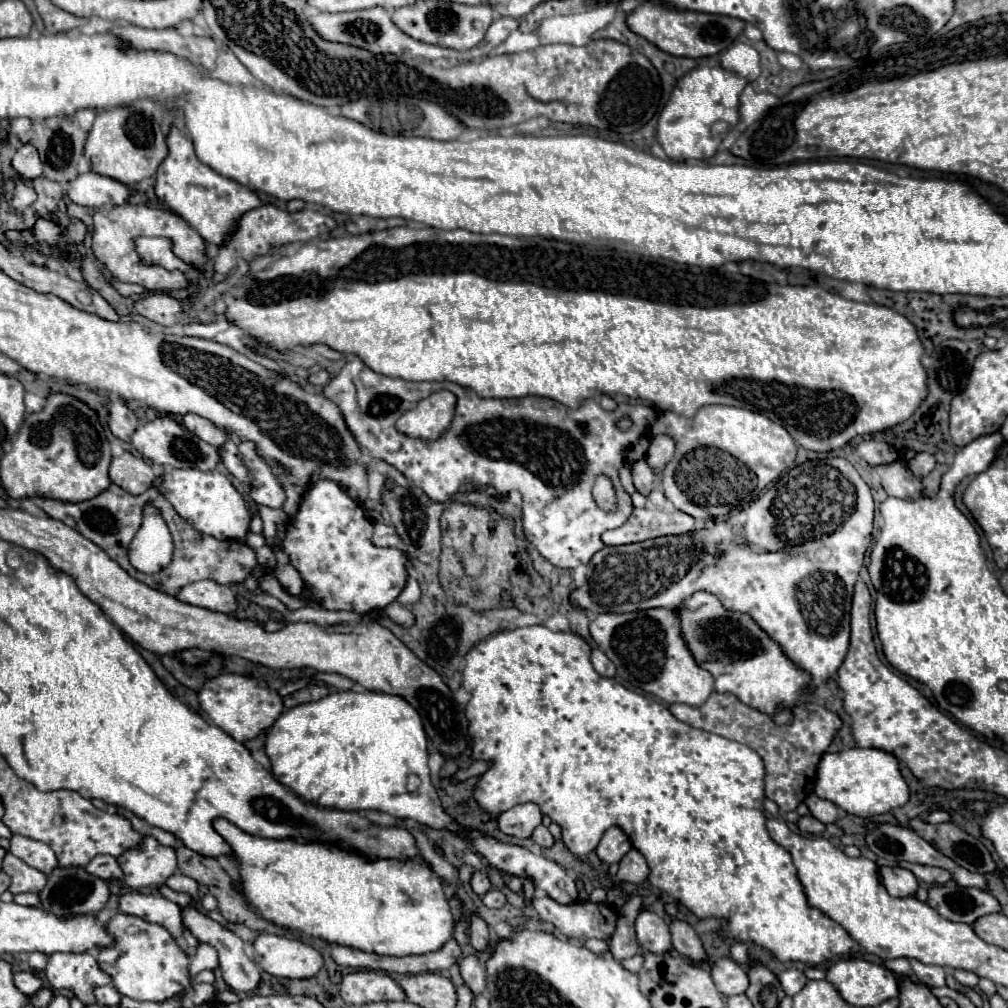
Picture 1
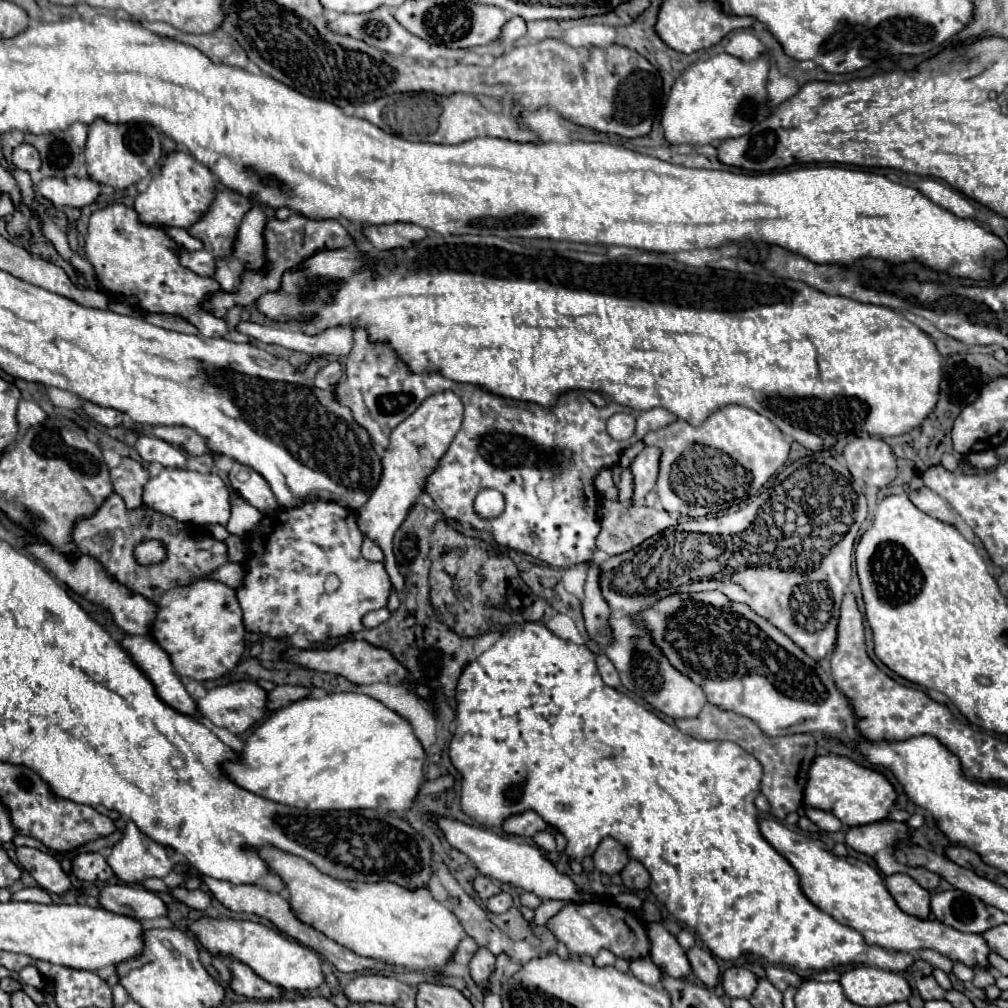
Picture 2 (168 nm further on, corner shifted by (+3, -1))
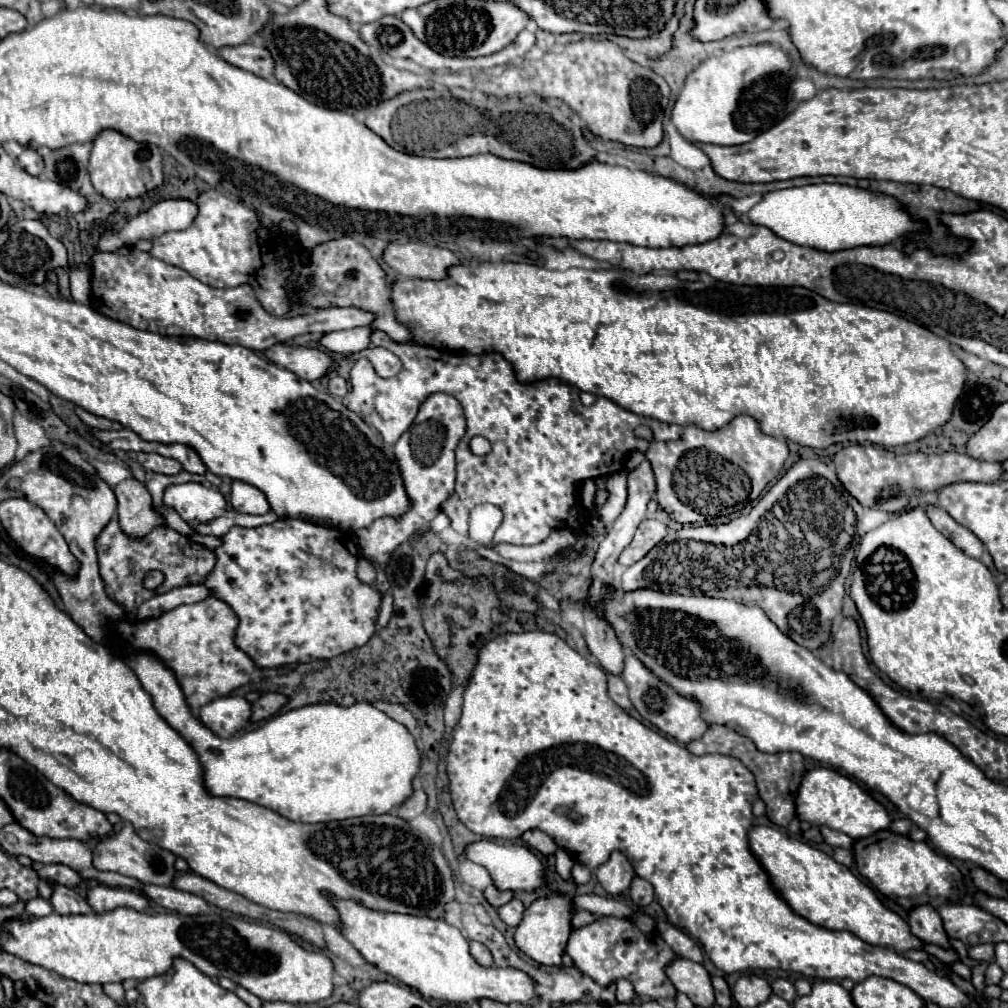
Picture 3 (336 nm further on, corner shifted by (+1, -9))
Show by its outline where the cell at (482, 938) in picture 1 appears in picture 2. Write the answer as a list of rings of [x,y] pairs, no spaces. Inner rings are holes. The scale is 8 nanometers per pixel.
[[[481,946],[481,948],[475,952],[475,956],[473,956],[473,960],[471,960],[469,966],[471,966],[471,976],[473,976],[473,980],[483,988],[485,982],[487,982],[487,978],[489,978],[489,974],[491,974],[493,968],[495,968],[495,956]]]

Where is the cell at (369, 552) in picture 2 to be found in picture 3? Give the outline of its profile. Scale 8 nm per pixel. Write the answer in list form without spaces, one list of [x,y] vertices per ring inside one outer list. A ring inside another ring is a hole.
[[[365,558],[359,560],[359,566],[357,566],[357,578],[359,578],[363,584],[369,584],[369,586],[375,582],[375,568],[373,568]]]

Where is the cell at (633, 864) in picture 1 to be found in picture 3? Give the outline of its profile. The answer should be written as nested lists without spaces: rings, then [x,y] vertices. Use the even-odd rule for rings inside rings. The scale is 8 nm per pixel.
[[[639,876],[633,878],[631,888],[629,888],[629,894],[631,894],[633,902],[639,904],[639,906],[649,906],[649,904],[653,902],[653,898],[655,898],[655,894],[653,894],[653,886],[651,886],[647,880],[639,878]]]

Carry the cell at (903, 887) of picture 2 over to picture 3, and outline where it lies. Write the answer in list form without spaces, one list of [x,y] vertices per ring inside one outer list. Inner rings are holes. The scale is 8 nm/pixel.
[[[919,906],[919,908],[911,910],[911,914],[909,914],[909,928],[911,928],[911,934],[917,936],[923,942],[937,944],[937,946],[947,948],[947,950],[951,948],[949,936],[943,930],[941,918],[939,918],[937,910],[933,910],[931,906]]]

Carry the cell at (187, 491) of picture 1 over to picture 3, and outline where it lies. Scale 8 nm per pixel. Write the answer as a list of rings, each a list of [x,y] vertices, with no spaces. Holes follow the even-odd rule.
[[[199,482],[171,484],[165,488],[165,506],[177,510],[185,522],[209,522],[225,514],[225,498],[219,490],[205,488]]]

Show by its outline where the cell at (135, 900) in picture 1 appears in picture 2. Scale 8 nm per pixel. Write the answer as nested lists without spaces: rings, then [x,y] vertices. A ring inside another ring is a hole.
[[[131,884],[105,886],[101,890],[99,902],[109,912],[139,920],[153,920],[167,916],[165,902],[155,892],[145,890],[143,886],[131,886]]]

